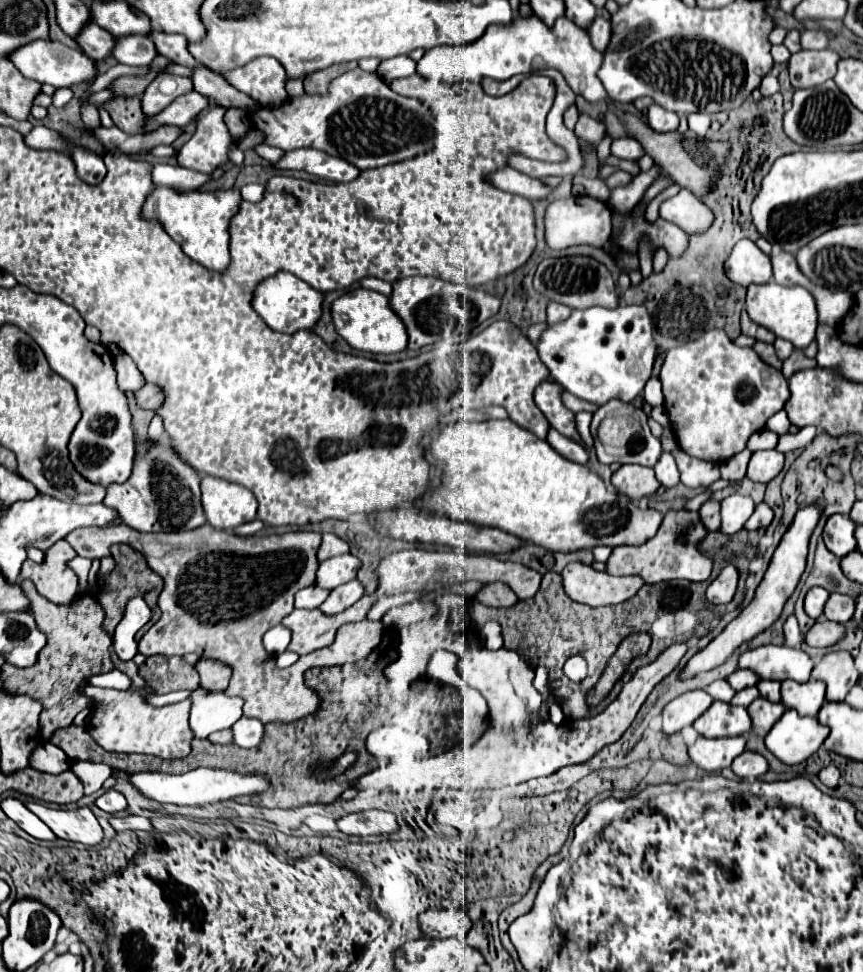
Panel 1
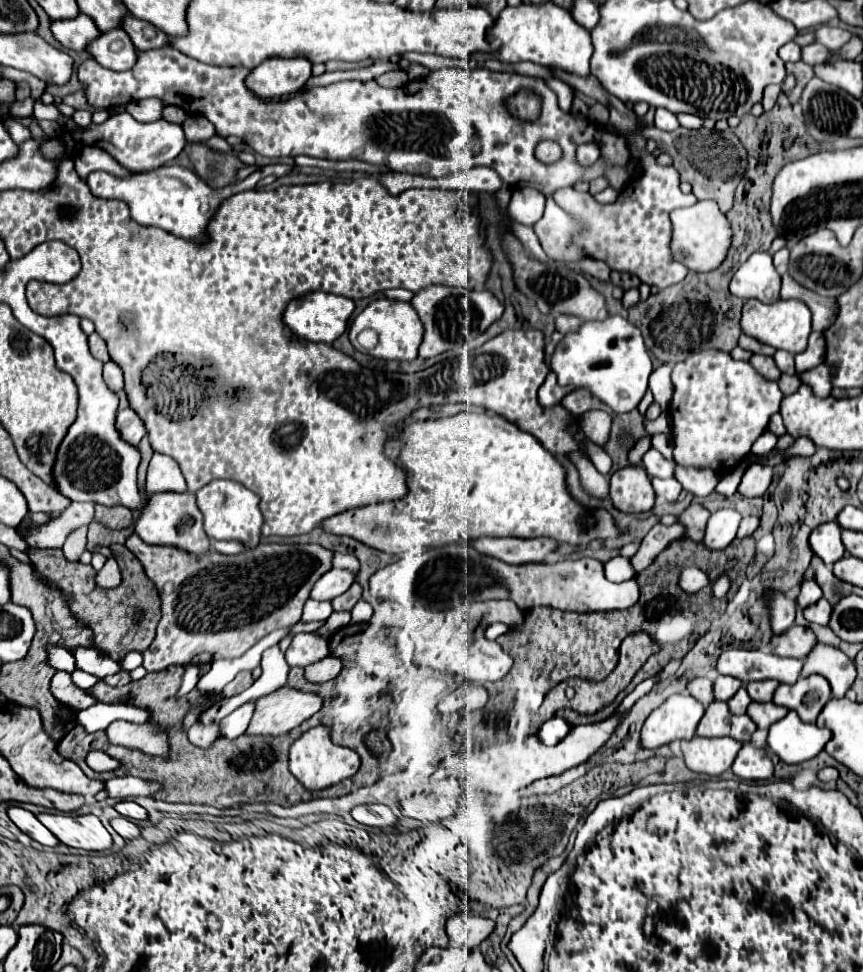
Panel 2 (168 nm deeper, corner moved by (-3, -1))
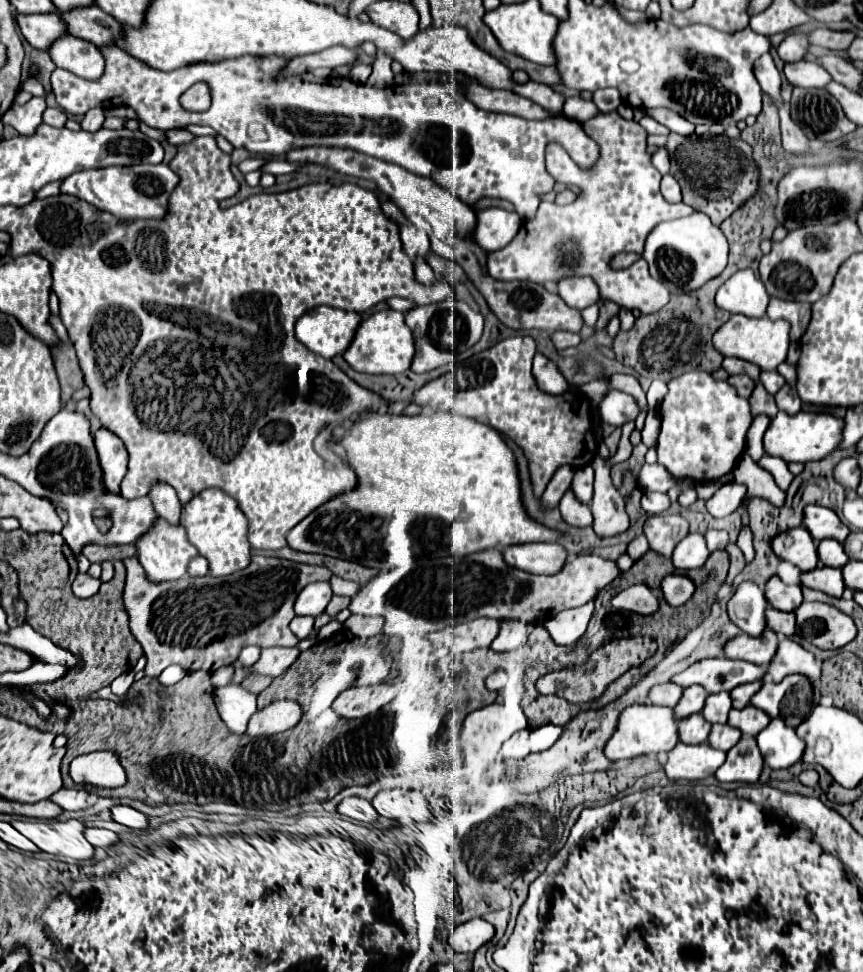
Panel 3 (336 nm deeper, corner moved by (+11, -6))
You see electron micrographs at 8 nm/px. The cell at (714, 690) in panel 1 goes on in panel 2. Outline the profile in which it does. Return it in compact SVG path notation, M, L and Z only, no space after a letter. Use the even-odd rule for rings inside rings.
M694 678L694 680L690 680L686 690L688 690L690 696L694 696L704 706L708 706L714 700L714 696L712 696L712 680L708 680L708 678Z

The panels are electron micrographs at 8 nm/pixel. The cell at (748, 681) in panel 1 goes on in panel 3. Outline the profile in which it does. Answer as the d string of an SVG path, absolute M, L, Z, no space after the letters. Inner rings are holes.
M702 685L686 687L680 703L674 707L674 717L684 719L684 717L688 717L692 713L700 713L700 709L704 709L706 699L708 699L708 691Z

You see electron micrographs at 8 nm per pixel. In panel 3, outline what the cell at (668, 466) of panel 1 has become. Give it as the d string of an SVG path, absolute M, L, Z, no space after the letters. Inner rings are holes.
M644 493L642 495L642 509L648 515L664 513L670 507L670 499L666 493Z

